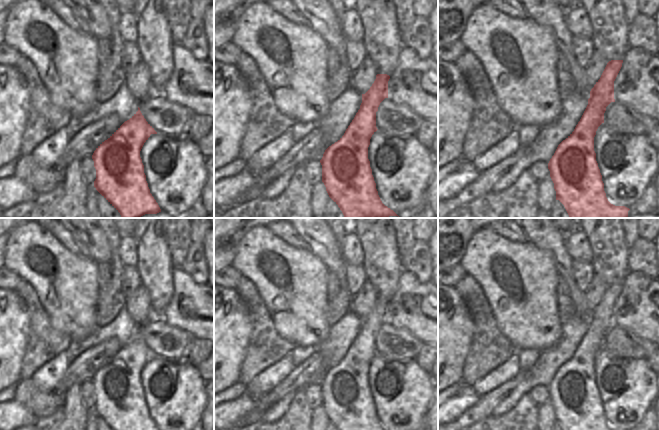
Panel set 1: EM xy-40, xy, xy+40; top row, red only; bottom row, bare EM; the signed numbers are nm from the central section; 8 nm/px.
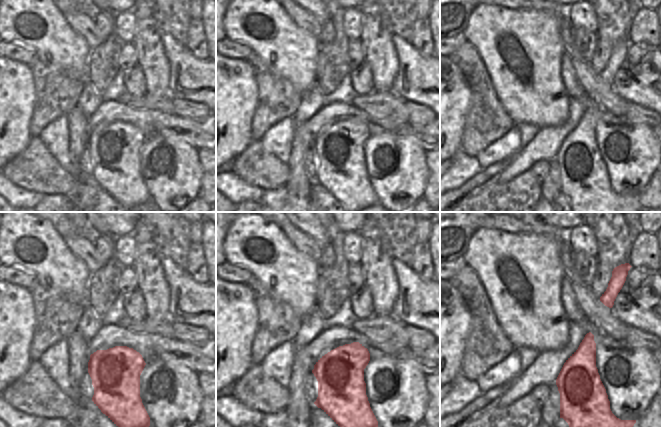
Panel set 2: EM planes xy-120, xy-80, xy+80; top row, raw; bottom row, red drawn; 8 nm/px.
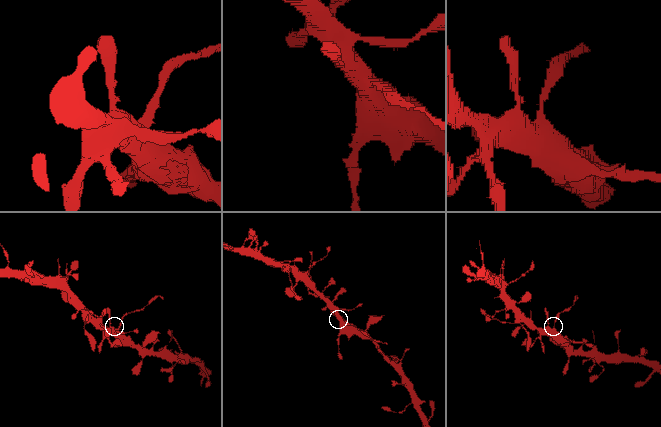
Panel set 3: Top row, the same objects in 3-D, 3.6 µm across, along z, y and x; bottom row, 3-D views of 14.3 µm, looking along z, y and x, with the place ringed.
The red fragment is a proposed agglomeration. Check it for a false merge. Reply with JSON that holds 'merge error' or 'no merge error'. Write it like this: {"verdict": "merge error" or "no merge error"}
{"verdict": "merge error"}

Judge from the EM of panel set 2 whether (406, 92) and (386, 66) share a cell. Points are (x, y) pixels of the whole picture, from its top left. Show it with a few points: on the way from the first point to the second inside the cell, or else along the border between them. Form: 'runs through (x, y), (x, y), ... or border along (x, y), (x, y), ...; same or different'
border along (398, 55), (398, 72), (391, 91); different

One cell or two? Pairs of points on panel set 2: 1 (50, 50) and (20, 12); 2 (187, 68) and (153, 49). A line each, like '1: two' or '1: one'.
1: one
2: two

